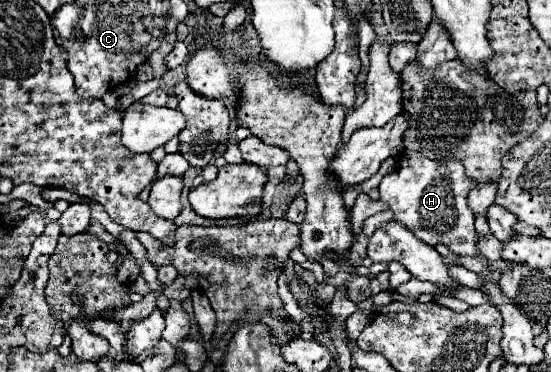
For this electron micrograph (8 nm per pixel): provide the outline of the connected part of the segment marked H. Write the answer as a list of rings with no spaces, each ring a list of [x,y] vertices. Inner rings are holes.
[[[404,151],[396,171],[386,175],[380,183],[380,201],[388,203],[394,219],[404,223],[418,239],[428,245],[444,243],[456,255],[480,255],[476,249],[474,213],[468,207],[468,191],[474,181],[464,173],[460,161],[432,161],[424,153]]]

